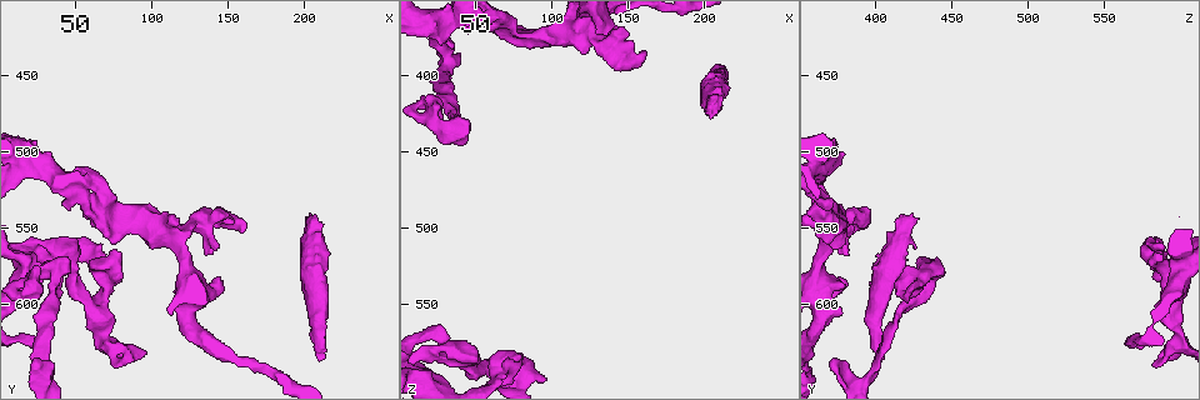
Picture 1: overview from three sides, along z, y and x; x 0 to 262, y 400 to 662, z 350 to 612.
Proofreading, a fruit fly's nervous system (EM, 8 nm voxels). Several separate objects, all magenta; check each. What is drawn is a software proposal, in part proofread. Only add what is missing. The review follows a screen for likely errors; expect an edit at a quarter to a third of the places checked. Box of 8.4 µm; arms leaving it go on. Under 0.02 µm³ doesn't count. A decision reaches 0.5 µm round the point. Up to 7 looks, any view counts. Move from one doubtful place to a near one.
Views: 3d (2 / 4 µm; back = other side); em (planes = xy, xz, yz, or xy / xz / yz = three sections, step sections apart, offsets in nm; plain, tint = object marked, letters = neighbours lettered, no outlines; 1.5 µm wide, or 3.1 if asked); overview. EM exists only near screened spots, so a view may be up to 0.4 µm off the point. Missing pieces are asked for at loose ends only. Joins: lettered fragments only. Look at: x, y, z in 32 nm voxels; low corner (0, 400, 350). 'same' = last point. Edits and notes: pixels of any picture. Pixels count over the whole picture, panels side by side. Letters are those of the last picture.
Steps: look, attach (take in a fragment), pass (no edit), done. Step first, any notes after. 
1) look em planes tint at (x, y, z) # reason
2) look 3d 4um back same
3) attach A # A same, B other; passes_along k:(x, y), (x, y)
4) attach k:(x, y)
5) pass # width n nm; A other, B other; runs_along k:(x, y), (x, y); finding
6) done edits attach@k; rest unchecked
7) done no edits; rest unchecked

look 3d 2um at (214, 636, 402) # free end

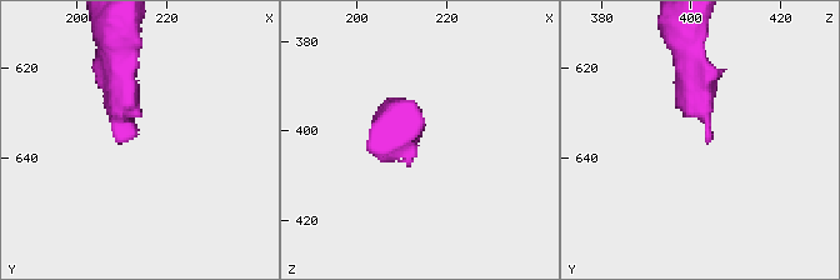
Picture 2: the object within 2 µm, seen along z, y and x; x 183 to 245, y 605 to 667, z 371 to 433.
look em planes letters at (213, 636, 403) # now the EM

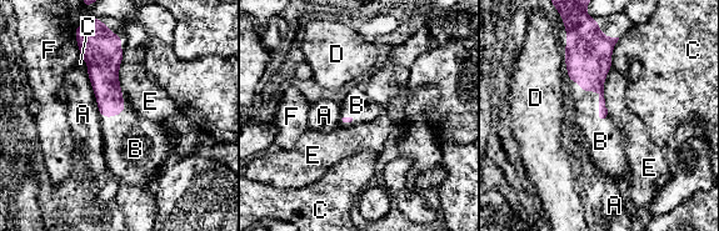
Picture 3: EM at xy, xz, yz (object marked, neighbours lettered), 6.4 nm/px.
attach B # longest_contact B 340 nm; A other, B same, C other, D other, E other, F other; passes_along 3:(588, 65), (598, 91), (589, 127); it goes on there

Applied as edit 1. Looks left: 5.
look overview

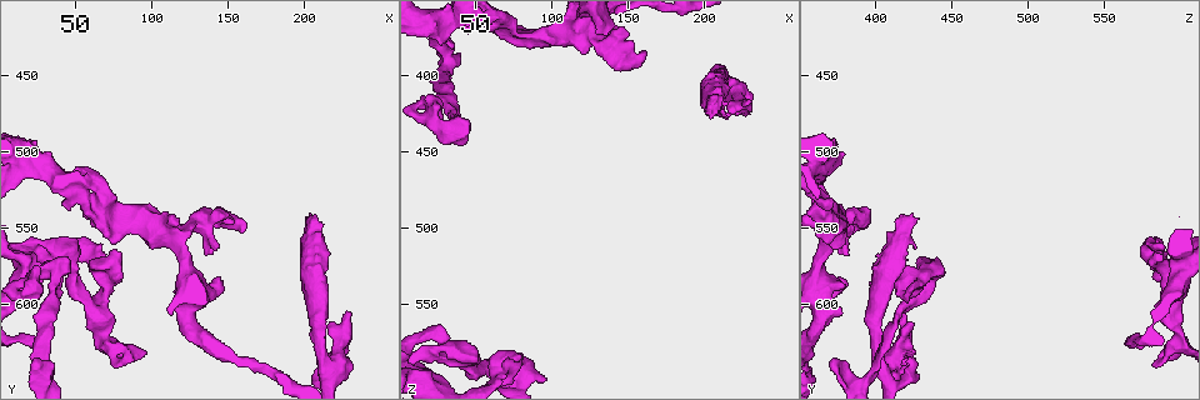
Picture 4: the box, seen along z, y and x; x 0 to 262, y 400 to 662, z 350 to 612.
look 3d 2um back at (96, 632, 600)

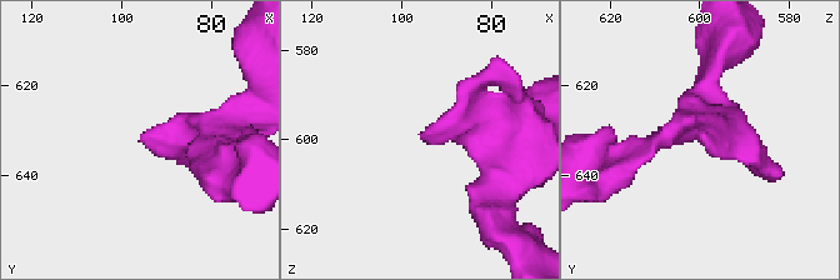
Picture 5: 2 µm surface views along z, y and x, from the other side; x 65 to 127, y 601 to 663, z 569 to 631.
look em planes tint at (95, 633, 599)

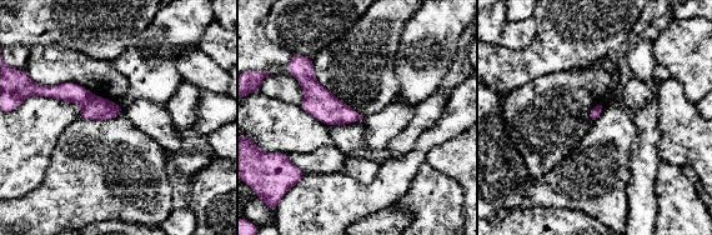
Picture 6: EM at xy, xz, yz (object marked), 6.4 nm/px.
look em planes letters same

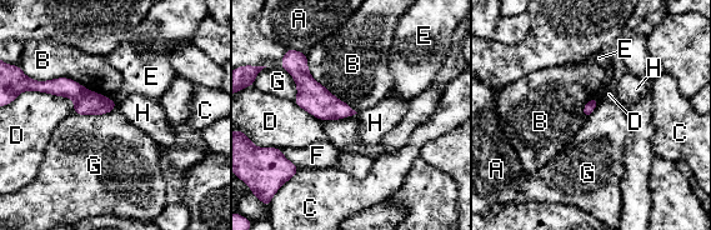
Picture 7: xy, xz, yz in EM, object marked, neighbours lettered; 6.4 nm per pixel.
pass # A other, B other, C other, D other, E other, F other, G other, H other; runs_along 7:(41, 88), (113, 106); no lettered fragment goes on from it

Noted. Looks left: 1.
done edits attach@3; rest unchecked

